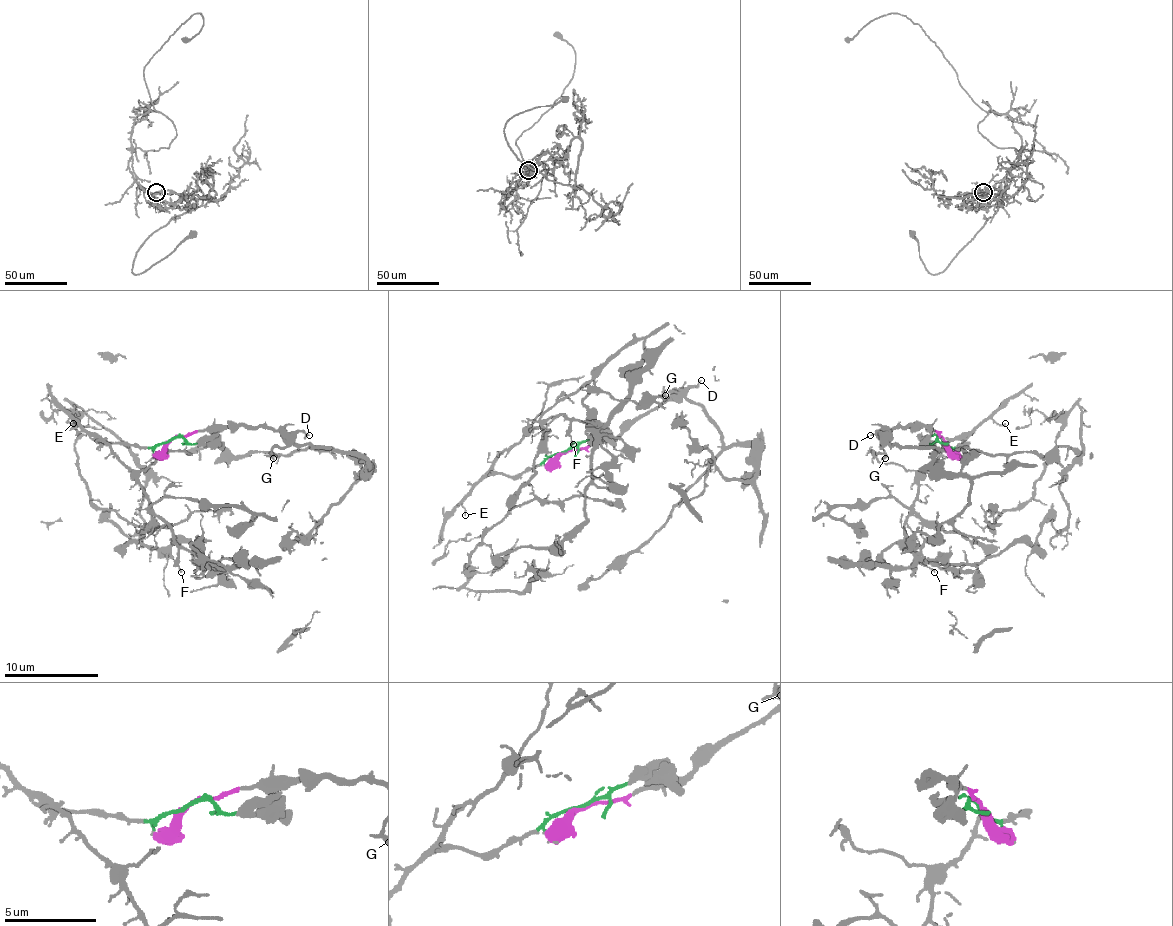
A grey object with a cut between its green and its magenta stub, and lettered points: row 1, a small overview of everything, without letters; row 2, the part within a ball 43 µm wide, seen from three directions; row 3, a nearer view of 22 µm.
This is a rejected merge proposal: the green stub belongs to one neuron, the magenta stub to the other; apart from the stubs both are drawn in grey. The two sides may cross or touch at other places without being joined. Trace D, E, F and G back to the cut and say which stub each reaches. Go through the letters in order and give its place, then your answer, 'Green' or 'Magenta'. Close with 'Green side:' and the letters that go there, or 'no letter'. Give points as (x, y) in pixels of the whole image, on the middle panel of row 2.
D: Place: (701, 380). Magenta
E: Place: (465, 515). Green
F: Place: (573, 444). Green
G: Place: (665, 395). Magenta
Green side: E, F

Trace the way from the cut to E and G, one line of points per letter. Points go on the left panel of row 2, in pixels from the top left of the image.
E: (172, 440), (151, 447), (97, 442), (71, 419), (73, 424)
G: (172, 440), (198, 431), (271, 426), (286, 442), (283, 447), (274, 447), (274, 459)

